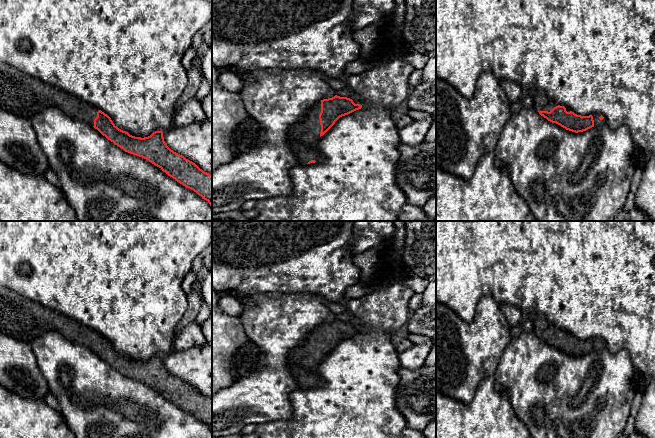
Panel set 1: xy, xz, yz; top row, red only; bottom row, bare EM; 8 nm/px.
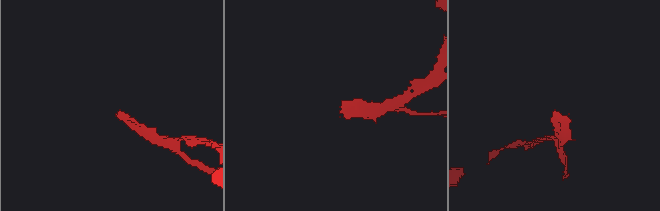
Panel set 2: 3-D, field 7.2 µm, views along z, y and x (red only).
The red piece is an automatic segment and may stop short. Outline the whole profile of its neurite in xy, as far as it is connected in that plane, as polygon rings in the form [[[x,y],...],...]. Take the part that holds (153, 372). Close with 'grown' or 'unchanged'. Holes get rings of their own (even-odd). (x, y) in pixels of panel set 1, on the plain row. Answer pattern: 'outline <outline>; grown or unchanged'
outline [[[0,285],[0,333],[19,336],[22,341],[31,343],[34,338],[50,330],[57,331],[66,339],[91,349],[125,376],[148,384],[168,400],[196,416],[212,431],[212,398],[203,395],[192,385],[171,374],[164,365],[162,355],[155,355],[144,362],[132,360],[119,353],[107,338],[91,328]]]; grown

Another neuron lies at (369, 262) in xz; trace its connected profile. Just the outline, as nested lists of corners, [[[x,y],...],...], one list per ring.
[[[376,249],[354,255],[353,262],[361,270],[361,282],[368,283],[380,278],[382,258]]]

